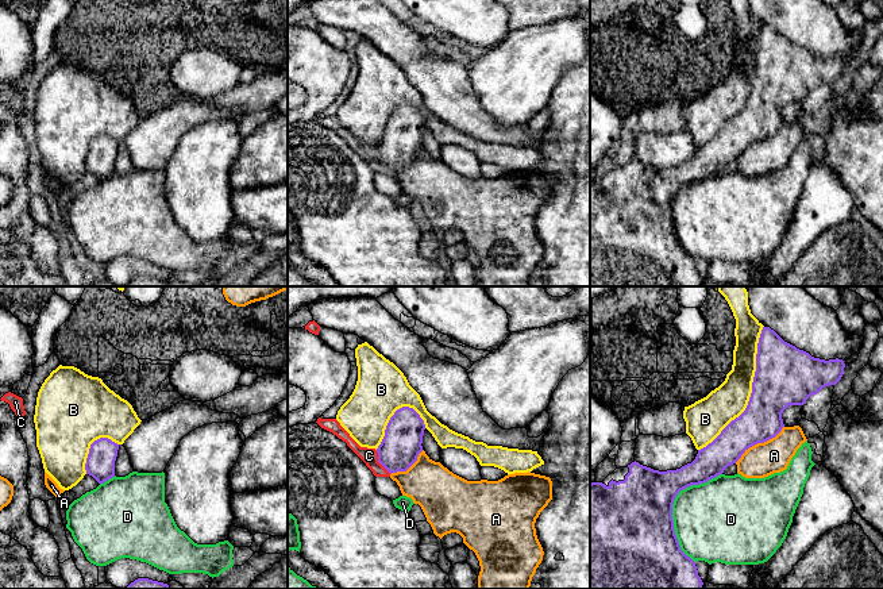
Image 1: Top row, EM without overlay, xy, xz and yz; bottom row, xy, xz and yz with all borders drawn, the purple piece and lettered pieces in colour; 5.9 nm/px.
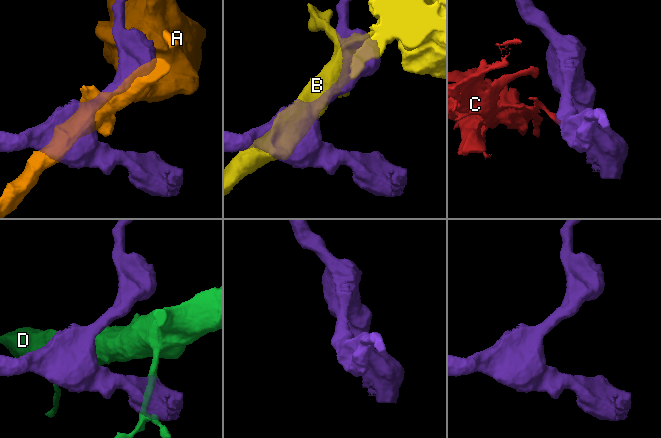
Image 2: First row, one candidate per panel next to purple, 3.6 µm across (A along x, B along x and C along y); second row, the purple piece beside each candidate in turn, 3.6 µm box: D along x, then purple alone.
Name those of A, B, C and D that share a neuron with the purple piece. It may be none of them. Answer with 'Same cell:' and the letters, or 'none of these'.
Same cell: none of these

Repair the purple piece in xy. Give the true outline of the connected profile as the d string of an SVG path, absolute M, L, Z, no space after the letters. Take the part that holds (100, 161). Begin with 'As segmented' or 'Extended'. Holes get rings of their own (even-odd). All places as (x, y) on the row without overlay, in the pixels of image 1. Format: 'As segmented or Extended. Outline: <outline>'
As segmented. Outline: M108 135L95 138L85 161L86 172L92 173L99 181L115 174L117 147L119 142Z

